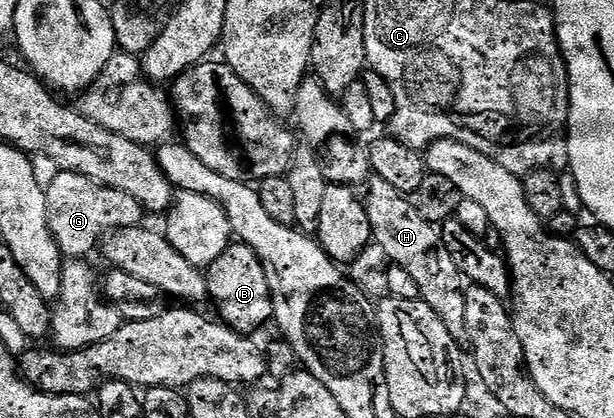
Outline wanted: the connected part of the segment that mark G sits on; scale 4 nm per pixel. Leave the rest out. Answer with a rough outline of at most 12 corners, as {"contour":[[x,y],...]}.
{"contour":[[62,170],[47,216],[65,258],[142,225],[134,196]]}

